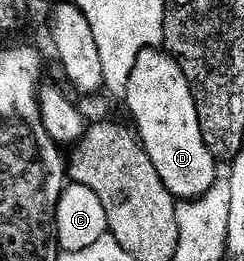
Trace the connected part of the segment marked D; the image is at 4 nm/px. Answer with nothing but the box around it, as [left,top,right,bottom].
[125,47,217,201]

